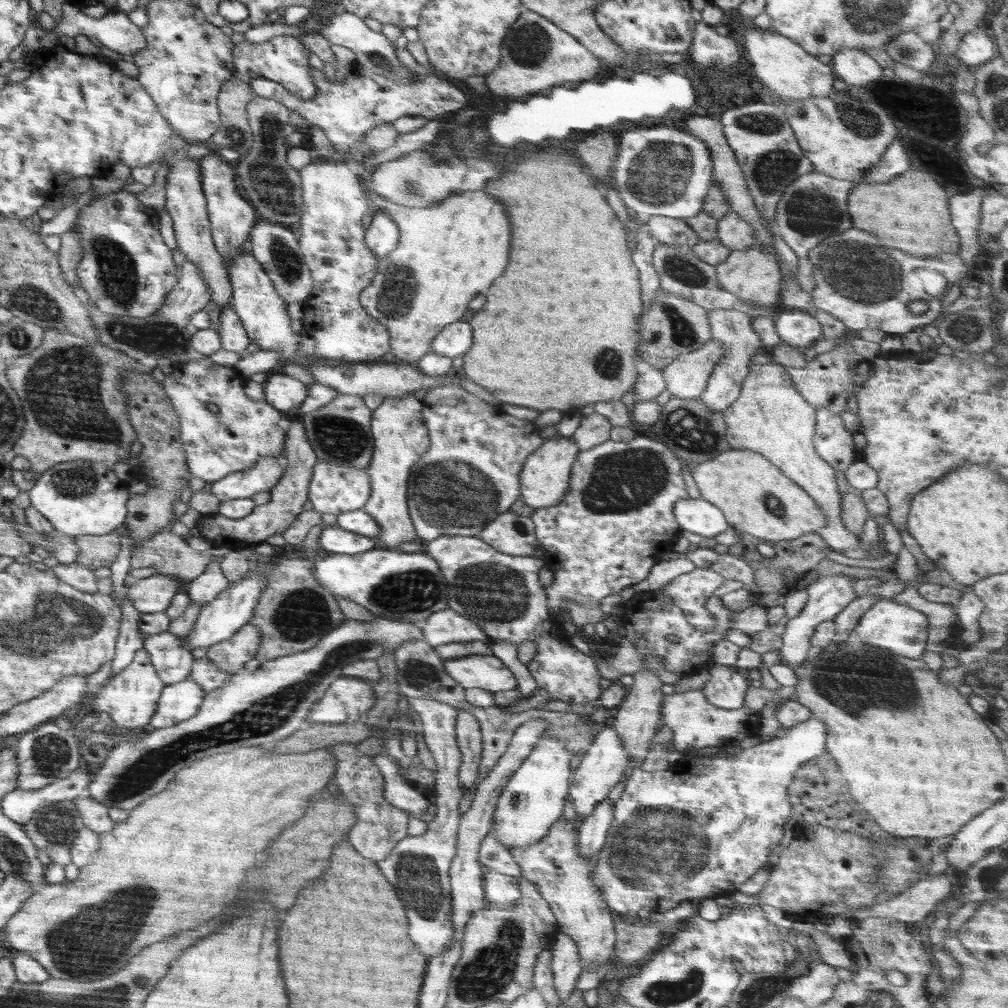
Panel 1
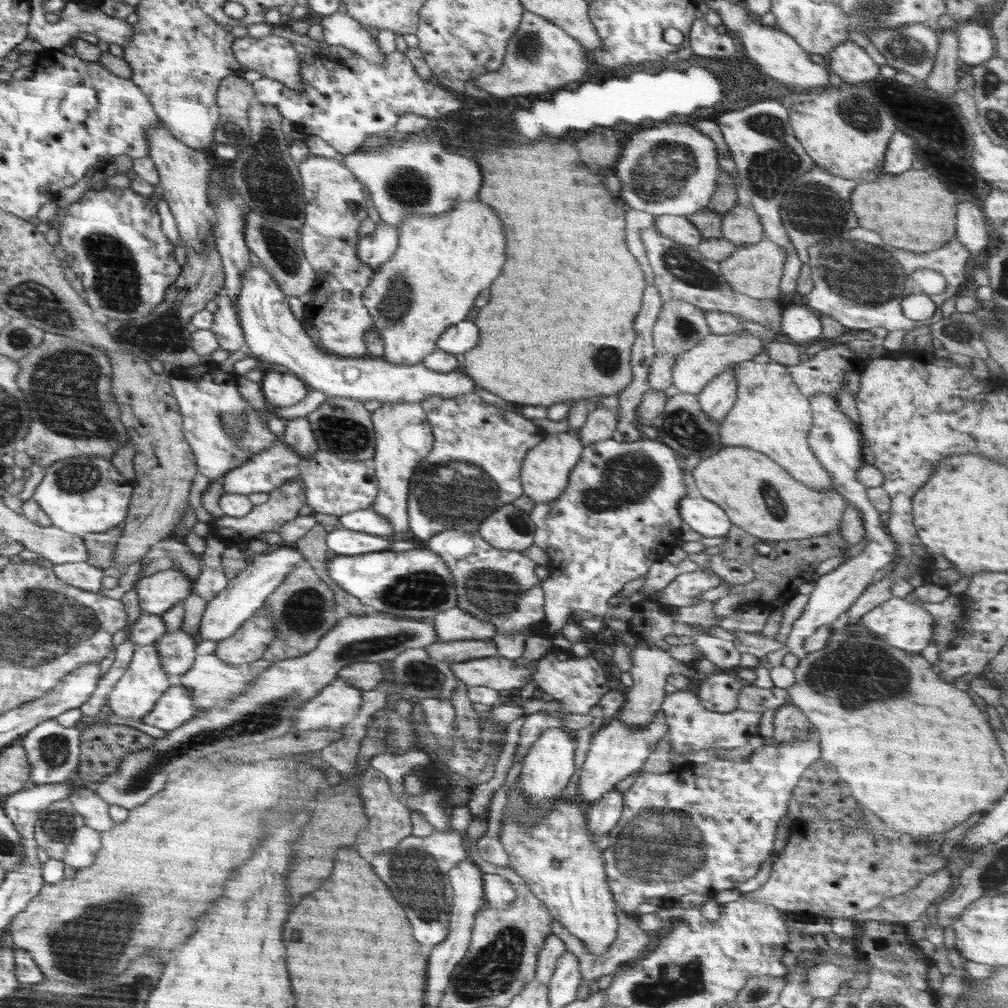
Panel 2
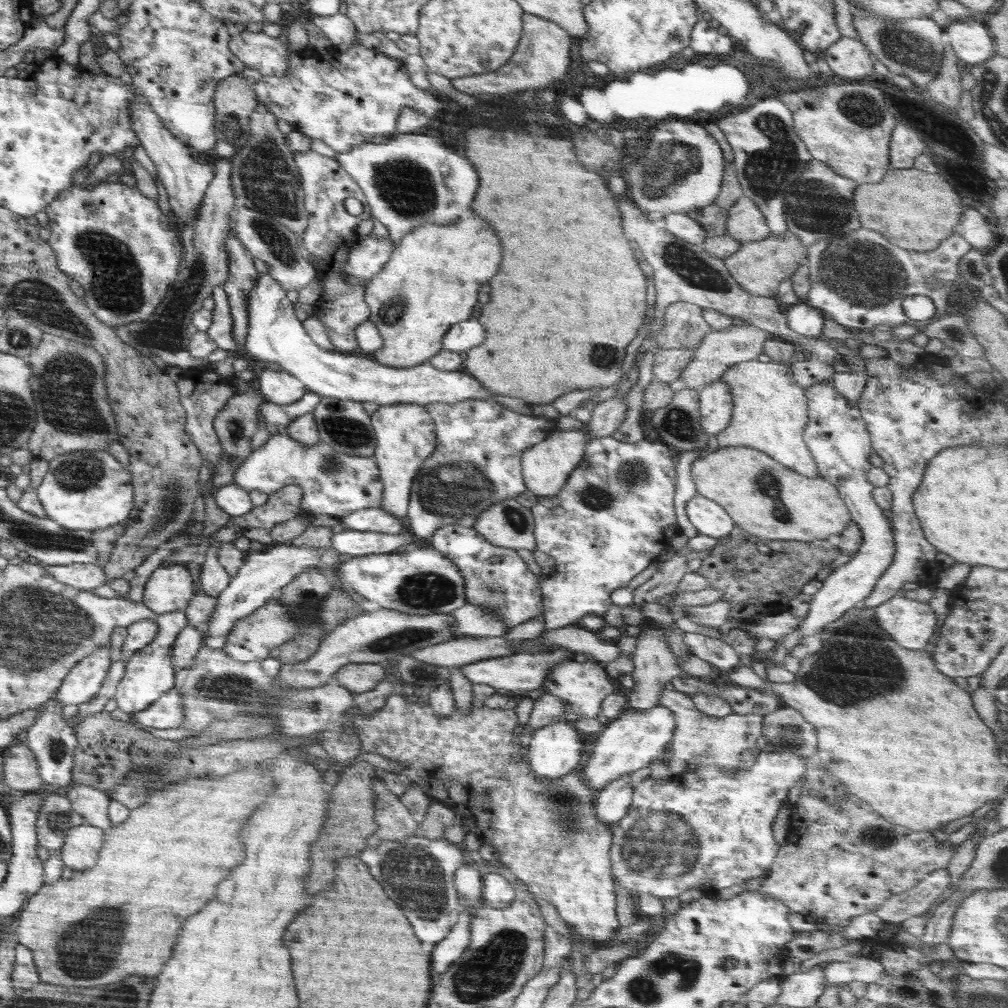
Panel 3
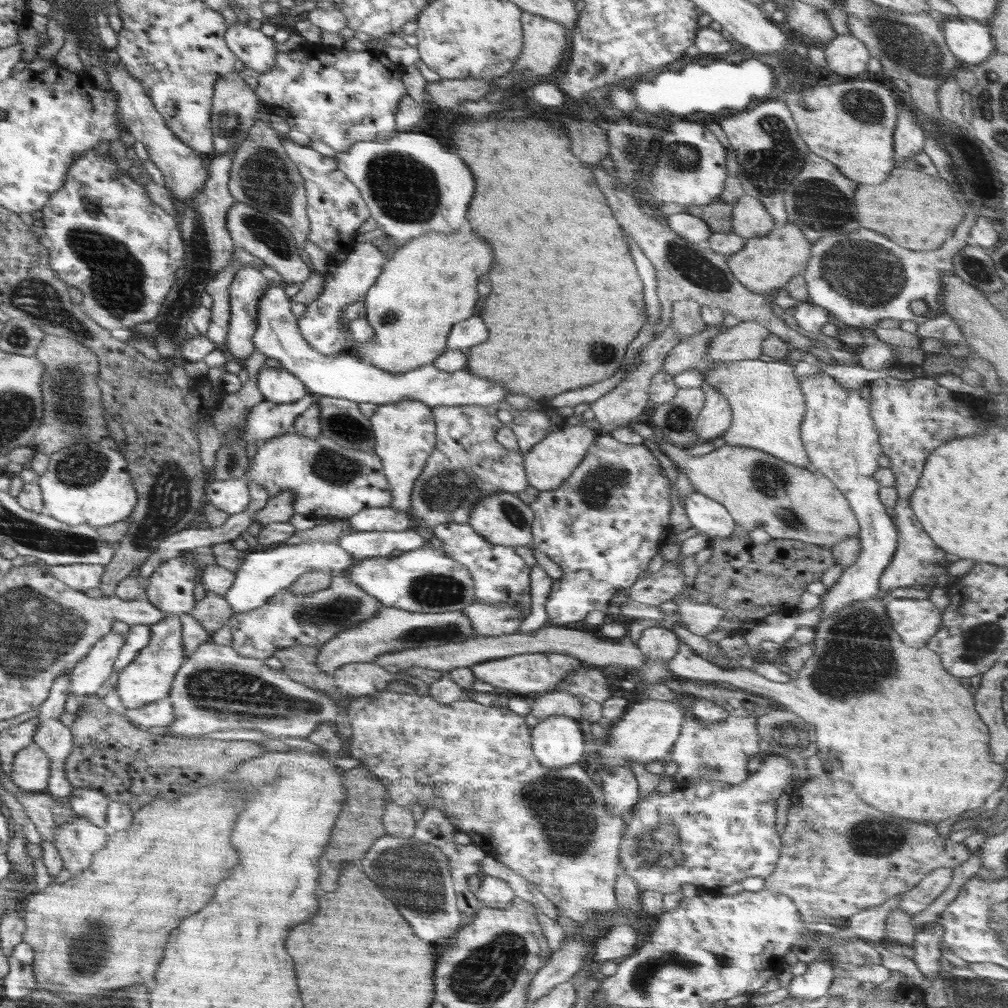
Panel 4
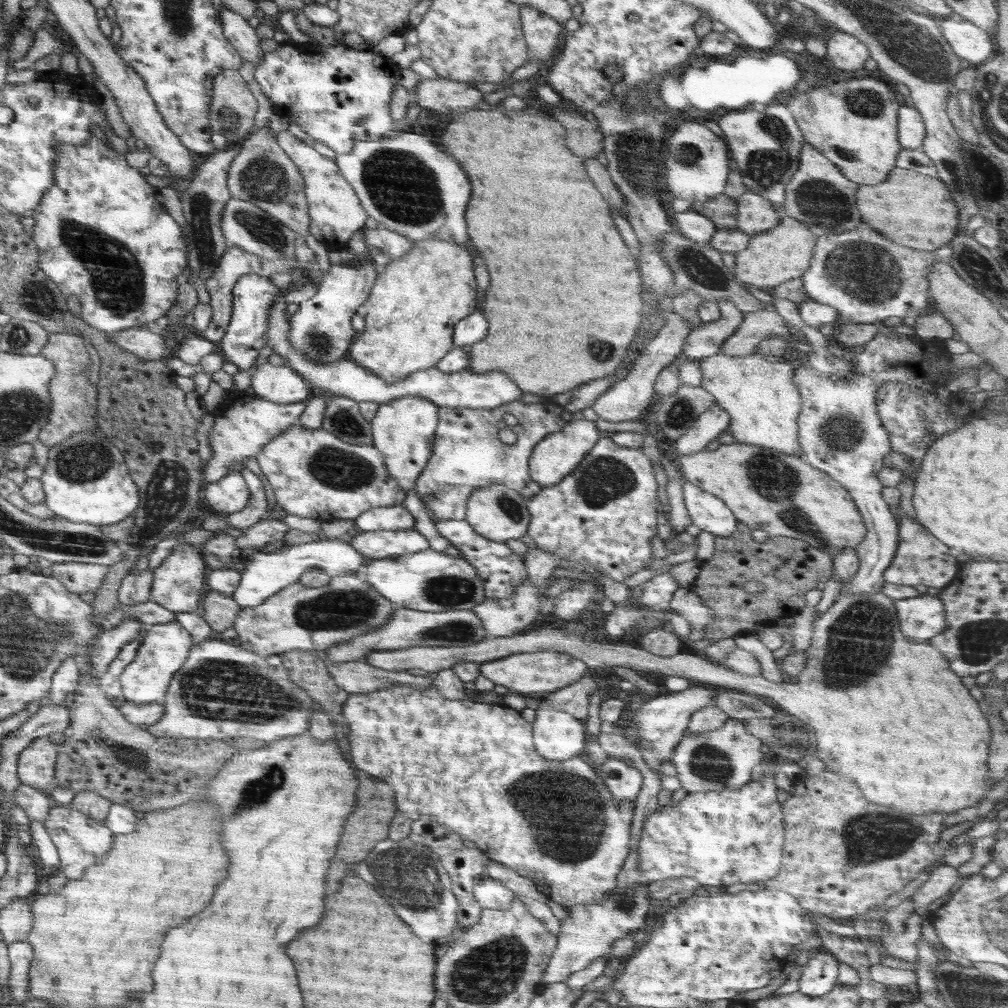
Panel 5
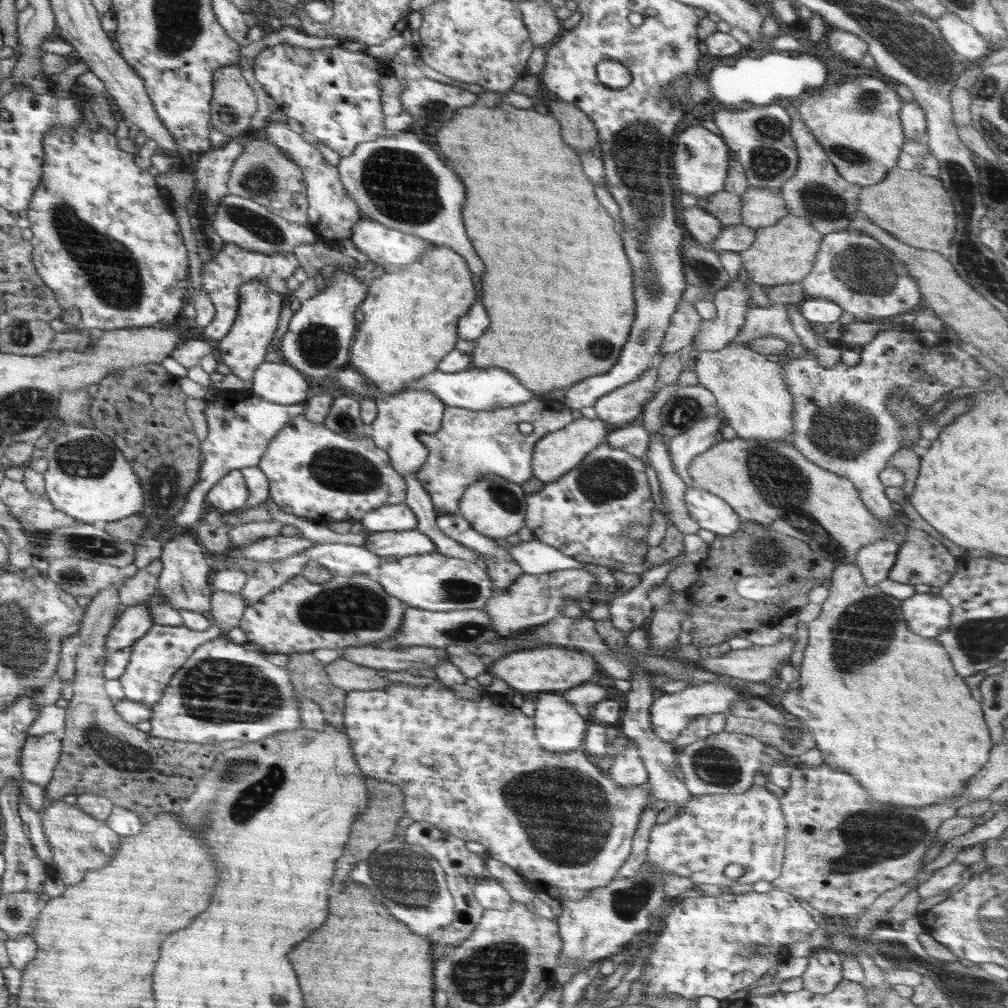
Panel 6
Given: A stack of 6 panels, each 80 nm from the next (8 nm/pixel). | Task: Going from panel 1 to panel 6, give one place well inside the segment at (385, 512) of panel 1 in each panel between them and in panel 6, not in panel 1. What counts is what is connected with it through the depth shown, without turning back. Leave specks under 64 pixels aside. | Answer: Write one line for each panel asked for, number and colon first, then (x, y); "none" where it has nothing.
2: (403, 437)
3: (405, 433)
4: (405, 437)
5: (403, 430)
6: (402, 420)

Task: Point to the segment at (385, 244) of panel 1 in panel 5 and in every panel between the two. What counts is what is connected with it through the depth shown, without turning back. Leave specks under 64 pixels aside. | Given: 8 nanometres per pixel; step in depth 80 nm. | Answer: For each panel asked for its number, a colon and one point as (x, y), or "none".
2: (375, 248)
3: (367, 257)
4: (349, 281)
5: (321, 328)

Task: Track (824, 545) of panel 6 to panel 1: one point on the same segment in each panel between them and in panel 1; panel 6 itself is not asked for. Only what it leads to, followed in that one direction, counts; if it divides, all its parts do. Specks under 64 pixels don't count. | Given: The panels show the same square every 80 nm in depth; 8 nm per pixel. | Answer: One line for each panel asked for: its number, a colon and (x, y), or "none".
1: (755, 497)
2: (758, 496)
3: (765, 499)
4: (759, 491)
5: (779, 494)

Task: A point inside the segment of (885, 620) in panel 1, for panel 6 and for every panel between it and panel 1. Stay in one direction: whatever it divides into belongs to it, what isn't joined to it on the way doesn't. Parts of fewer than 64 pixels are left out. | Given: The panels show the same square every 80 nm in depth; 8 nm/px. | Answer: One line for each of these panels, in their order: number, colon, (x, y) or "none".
2: (908, 627)
3: (910, 623)
4: (915, 621)
5: (921, 617)
6: (927, 614)

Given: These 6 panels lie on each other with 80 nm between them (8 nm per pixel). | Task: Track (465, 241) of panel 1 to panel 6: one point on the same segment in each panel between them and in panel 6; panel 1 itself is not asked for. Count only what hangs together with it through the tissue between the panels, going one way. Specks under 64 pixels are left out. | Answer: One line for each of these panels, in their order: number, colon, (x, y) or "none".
2: (441, 263)
3: (430, 283)
4: (428, 285)
5: (410, 314)
6: (410, 321)

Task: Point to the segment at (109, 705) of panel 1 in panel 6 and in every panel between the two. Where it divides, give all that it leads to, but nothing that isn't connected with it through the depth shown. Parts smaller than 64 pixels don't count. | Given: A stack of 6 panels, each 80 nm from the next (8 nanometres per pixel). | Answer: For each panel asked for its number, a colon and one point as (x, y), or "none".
2: (138, 690)
3: (150, 673)
4: (148, 678)
5: (165, 647)
6: (155, 657)

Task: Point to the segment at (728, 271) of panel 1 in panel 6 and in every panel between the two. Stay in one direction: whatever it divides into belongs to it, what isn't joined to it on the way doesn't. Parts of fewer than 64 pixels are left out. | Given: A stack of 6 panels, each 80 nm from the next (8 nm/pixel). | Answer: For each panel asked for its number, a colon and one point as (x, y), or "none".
2: (756, 270)
3: (759, 267)
4: (766, 263)
5: (783, 253)
6: (785, 252)

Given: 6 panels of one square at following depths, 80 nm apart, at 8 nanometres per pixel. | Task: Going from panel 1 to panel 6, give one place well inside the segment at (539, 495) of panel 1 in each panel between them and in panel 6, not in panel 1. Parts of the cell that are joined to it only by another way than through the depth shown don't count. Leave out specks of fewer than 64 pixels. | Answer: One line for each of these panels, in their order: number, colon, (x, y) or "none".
2: (545, 471)
3: (546, 466)
4: (547, 464)
5: (556, 455)
6: (555, 454)

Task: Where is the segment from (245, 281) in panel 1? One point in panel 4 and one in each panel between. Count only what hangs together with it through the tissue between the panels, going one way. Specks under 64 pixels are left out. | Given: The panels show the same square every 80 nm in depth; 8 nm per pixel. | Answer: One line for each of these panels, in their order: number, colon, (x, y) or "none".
2: (273, 334)
3: (275, 334)
4: (344, 376)

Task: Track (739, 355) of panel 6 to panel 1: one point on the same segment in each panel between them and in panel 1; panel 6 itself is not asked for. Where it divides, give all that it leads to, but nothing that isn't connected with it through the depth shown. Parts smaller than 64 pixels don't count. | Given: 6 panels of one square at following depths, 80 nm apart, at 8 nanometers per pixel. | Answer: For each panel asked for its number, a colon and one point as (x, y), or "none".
1: (770, 417)
2: (770, 415)
3: (770, 411)
4: (767, 407)
5: (763, 404)

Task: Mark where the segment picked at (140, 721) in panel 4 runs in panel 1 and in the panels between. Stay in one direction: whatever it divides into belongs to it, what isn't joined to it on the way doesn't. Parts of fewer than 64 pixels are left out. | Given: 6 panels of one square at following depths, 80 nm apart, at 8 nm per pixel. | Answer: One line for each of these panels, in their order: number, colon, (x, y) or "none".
1: (180, 701)
2: (177, 705)
3: (169, 712)

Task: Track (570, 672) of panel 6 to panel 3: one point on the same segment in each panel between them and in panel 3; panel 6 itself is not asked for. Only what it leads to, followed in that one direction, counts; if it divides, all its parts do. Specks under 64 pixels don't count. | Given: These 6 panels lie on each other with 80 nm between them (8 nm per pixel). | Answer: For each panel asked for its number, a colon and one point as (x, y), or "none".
3: (518, 673)
4: (521, 674)
5: (542, 672)

